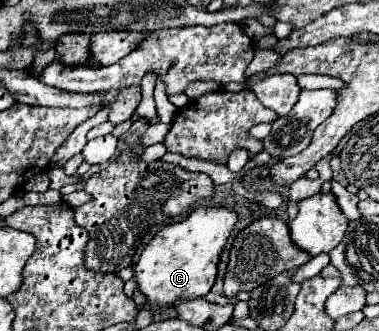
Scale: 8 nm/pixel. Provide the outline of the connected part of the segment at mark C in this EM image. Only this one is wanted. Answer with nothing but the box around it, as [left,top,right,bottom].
[134,207,236,307]

